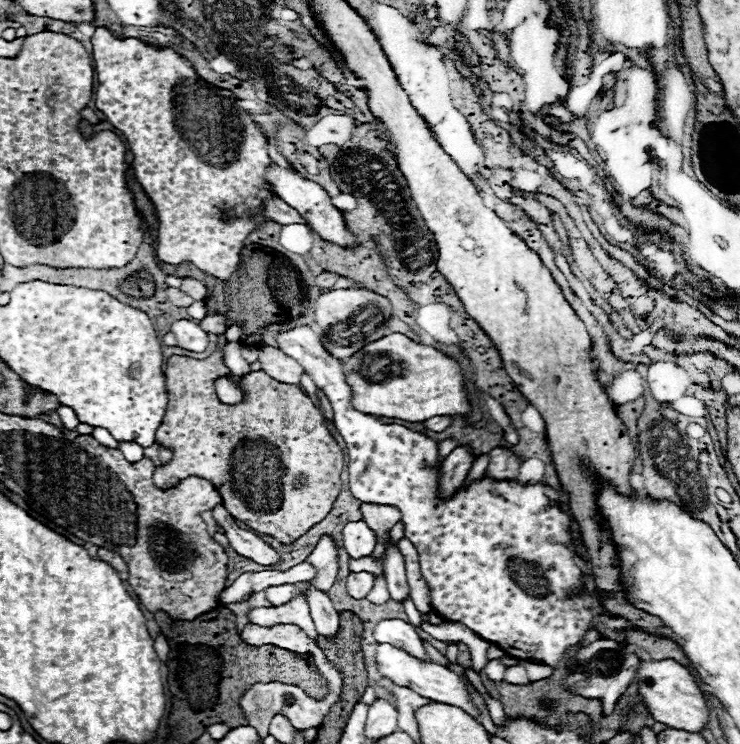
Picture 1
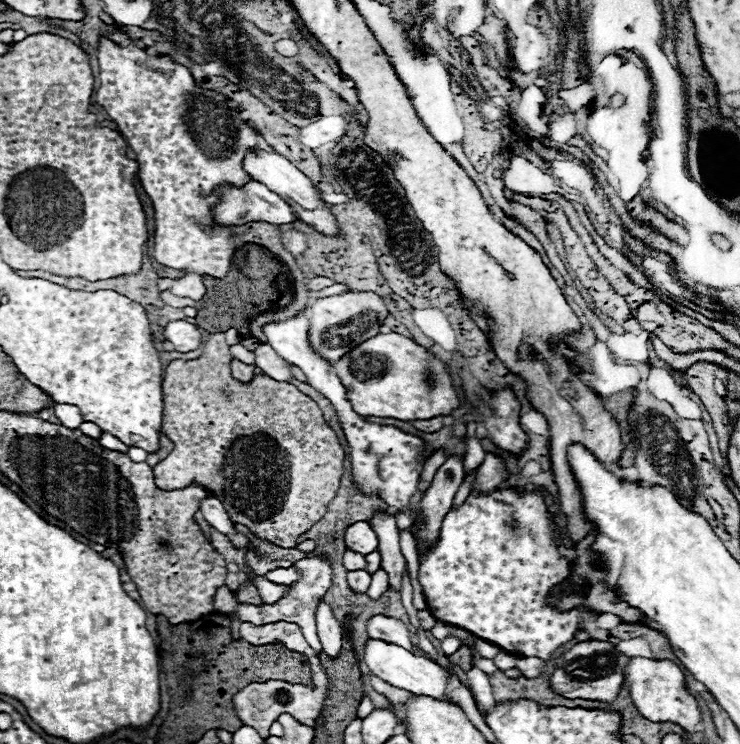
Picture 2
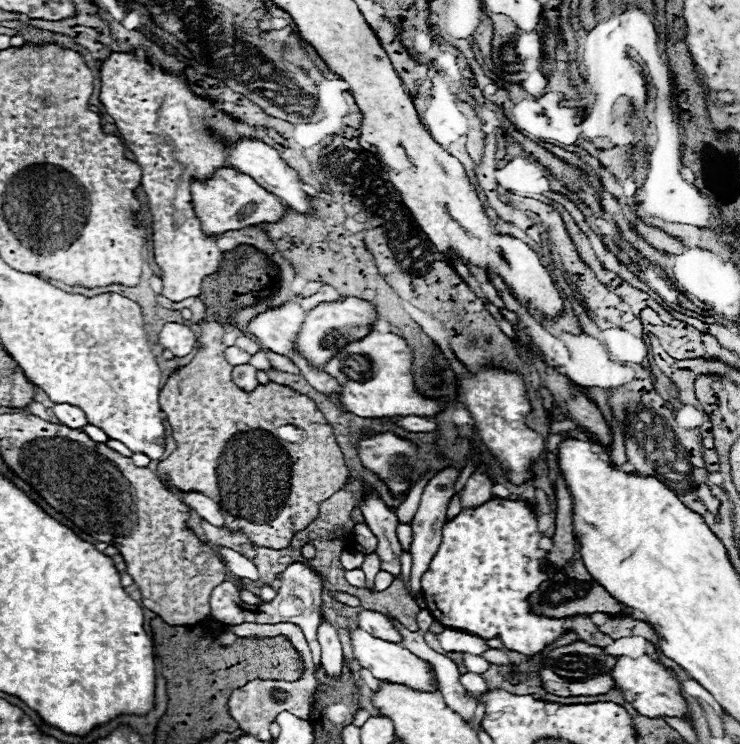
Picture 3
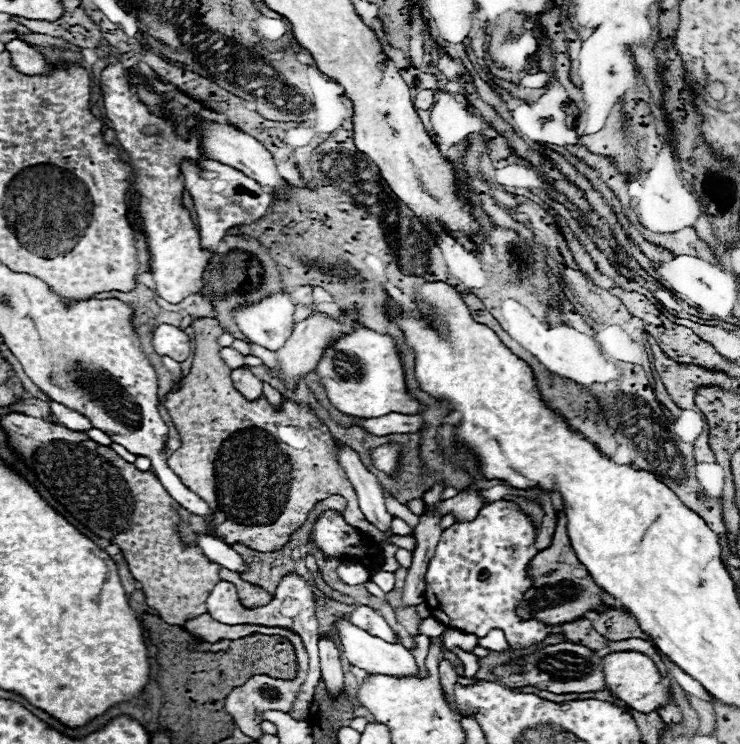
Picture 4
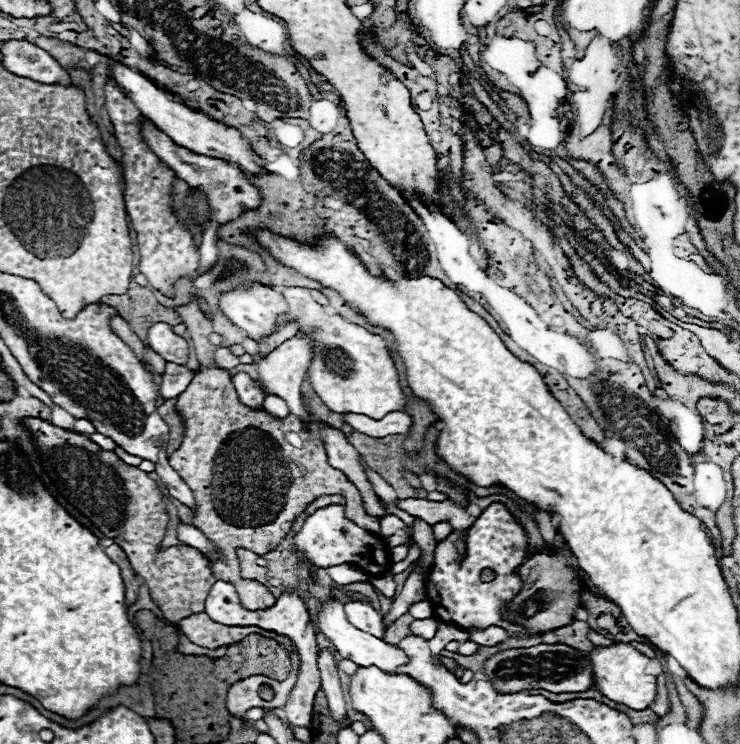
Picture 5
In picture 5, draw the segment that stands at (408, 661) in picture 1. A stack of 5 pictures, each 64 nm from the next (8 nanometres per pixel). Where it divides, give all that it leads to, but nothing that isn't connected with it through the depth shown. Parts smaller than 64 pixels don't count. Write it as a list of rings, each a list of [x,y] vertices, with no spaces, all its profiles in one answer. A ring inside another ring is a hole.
[[[326,600],[318,612],[318,622],[316,626],[320,628],[320,632],[332,642],[334,650],[342,656],[342,658],[348,658],[352,662],[356,662],[358,666],[378,666],[382,672],[394,672],[400,664],[406,664],[406,656],[404,652],[400,652],[396,646],[390,646],[386,642],[382,642],[380,638],[368,634],[368,632],[362,632],[358,628],[354,628],[346,616],[344,616],[344,608],[338,600]]]

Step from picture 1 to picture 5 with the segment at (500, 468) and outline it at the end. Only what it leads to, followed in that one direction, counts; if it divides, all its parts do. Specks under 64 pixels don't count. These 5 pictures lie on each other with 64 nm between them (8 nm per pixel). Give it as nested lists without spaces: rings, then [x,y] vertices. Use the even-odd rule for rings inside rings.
[[[396,498],[396,506],[410,516],[418,516],[428,524],[438,524],[438,522],[448,522],[452,530],[468,530],[474,524],[474,516],[468,516],[464,508],[460,508],[452,500],[442,500],[442,502],[428,502],[428,500],[416,500],[416,498],[406,498],[400,500]]]

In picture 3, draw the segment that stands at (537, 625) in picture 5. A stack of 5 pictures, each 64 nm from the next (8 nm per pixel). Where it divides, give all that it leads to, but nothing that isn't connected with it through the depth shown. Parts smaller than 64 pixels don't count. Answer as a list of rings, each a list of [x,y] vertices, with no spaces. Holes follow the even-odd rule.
[[[558,476],[556,482],[556,530],[552,536],[552,548],[546,552],[546,562],[552,564],[558,572],[556,578],[544,580],[534,594],[530,594],[530,610],[534,614],[542,614],[548,618],[570,618],[580,614],[592,614],[592,612],[604,612],[604,614],[626,614],[626,606],[616,602],[586,570],[584,562],[578,556],[578,546],[572,532],[572,498],[566,490],[564,480]]]

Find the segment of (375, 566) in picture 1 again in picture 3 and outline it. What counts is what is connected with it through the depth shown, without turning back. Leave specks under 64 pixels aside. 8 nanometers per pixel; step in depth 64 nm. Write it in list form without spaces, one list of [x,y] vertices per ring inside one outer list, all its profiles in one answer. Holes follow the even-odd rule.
[[[344,550],[342,556],[340,556],[340,564],[342,564],[346,570],[360,568],[360,566],[362,566],[362,552],[356,552],[356,550]]]

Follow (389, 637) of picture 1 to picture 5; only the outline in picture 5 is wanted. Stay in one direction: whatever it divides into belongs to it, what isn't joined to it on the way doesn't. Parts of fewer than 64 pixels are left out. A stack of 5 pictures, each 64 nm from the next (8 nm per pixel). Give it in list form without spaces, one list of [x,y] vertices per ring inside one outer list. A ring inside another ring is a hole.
[[[354,600],[354,602],[346,602],[344,604],[344,612],[346,612],[346,618],[348,622],[354,626],[354,628],[360,628],[364,632],[372,632],[372,636],[384,636],[384,630],[382,630],[382,616],[378,610],[374,610],[370,604],[366,602],[360,602],[360,600]]]

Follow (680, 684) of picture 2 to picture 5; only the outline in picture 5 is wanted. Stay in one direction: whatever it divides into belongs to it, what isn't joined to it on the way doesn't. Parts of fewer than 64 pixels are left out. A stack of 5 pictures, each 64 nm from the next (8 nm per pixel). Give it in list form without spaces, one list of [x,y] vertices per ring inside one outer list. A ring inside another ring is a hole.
[[[616,642],[612,646],[594,646],[588,652],[588,658],[592,662],[594,688],[600,690],[612,702],[624,704],[632,710],[644,710],[654,702],[654,698],[656,698],[656,678],[652,674],[646,674],[646,666],[650,662],[648,656],[644,656],[642,652],[638,652],[630,644]]]

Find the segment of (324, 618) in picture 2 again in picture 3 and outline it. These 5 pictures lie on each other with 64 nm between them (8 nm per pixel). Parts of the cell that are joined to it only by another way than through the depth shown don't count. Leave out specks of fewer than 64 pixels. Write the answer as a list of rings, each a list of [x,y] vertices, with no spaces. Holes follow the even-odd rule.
[[[322,622],[318,628],[318,642],[322,650],[322,668],[326,676],[338,678],[342,674],[342,646],[336,634],[336,628],[332,628],[328,622]]]

